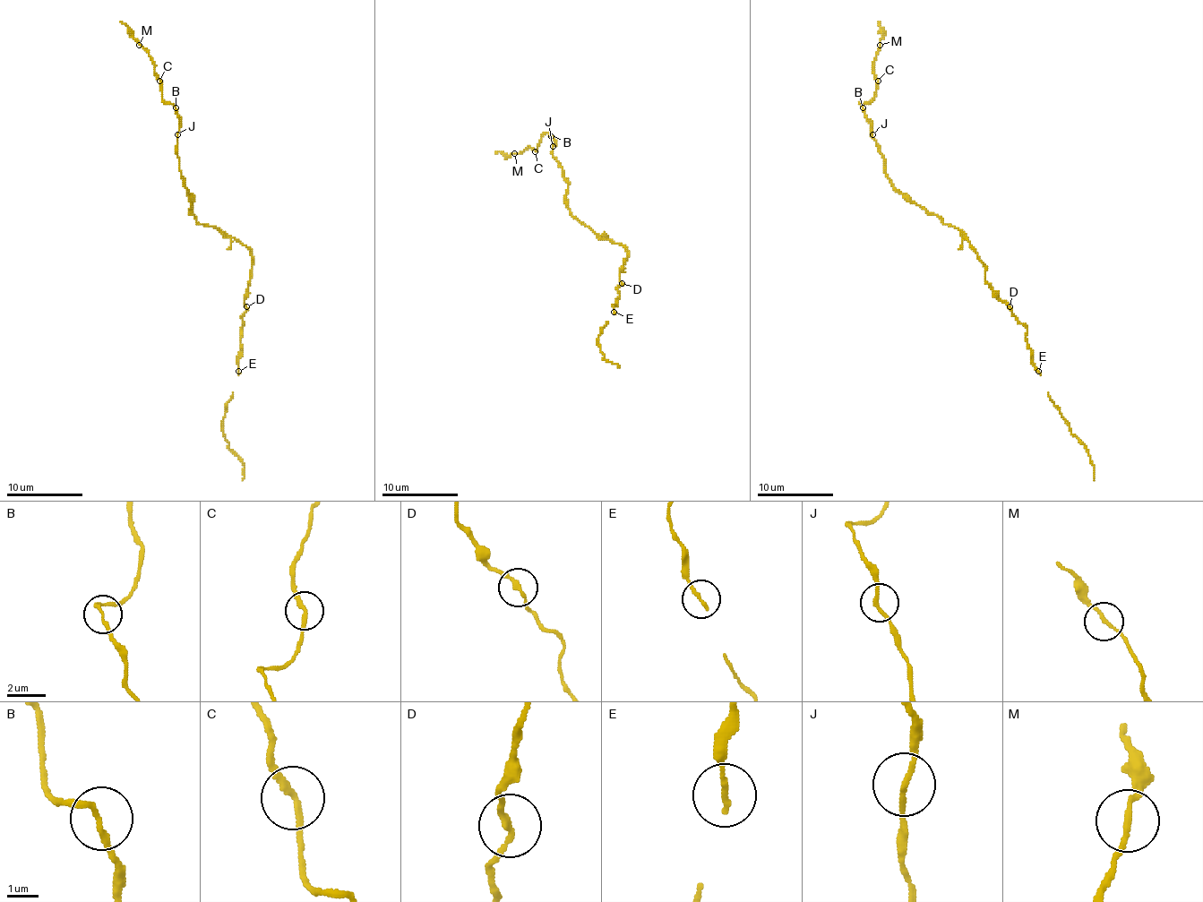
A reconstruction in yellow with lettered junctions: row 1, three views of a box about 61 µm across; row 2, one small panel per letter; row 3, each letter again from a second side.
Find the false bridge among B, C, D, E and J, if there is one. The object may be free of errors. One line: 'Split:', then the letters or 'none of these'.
Split: none of these

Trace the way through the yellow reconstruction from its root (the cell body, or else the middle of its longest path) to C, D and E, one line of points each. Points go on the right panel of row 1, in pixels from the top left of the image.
C: (964, 236), (935, 215), (910, 203), (888, 176), (871, 121), (859, 104), (866, 104), (874, 96), (878, 81)
D: (964, 236), (985, 268), (985, 281), (1009, 306)
E: (964, 236), (985, 268), (985, 281), (989, 287), (1027, 330), (1025, 340), (1031, 350), (1033, 365), (1038, 371)

